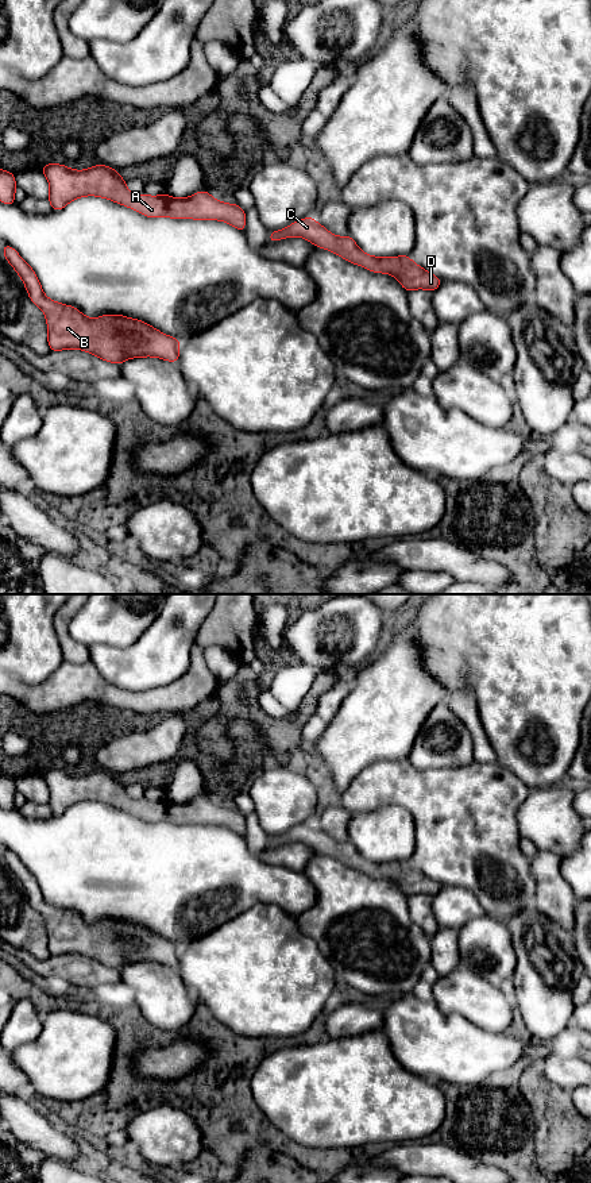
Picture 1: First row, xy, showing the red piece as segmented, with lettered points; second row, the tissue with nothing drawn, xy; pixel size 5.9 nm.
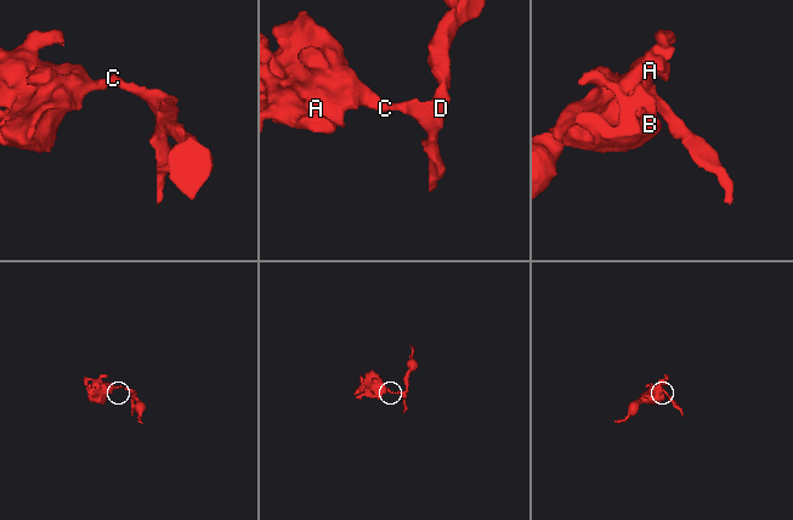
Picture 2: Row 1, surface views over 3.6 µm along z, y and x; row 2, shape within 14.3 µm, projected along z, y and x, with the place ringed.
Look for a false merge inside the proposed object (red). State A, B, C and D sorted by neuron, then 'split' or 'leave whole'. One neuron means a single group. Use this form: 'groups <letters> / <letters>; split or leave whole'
groups A B C D; leave whole

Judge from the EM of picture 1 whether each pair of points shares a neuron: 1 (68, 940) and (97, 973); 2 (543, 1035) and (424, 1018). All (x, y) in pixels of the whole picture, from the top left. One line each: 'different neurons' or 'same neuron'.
1: same neuron
2: different neurons

